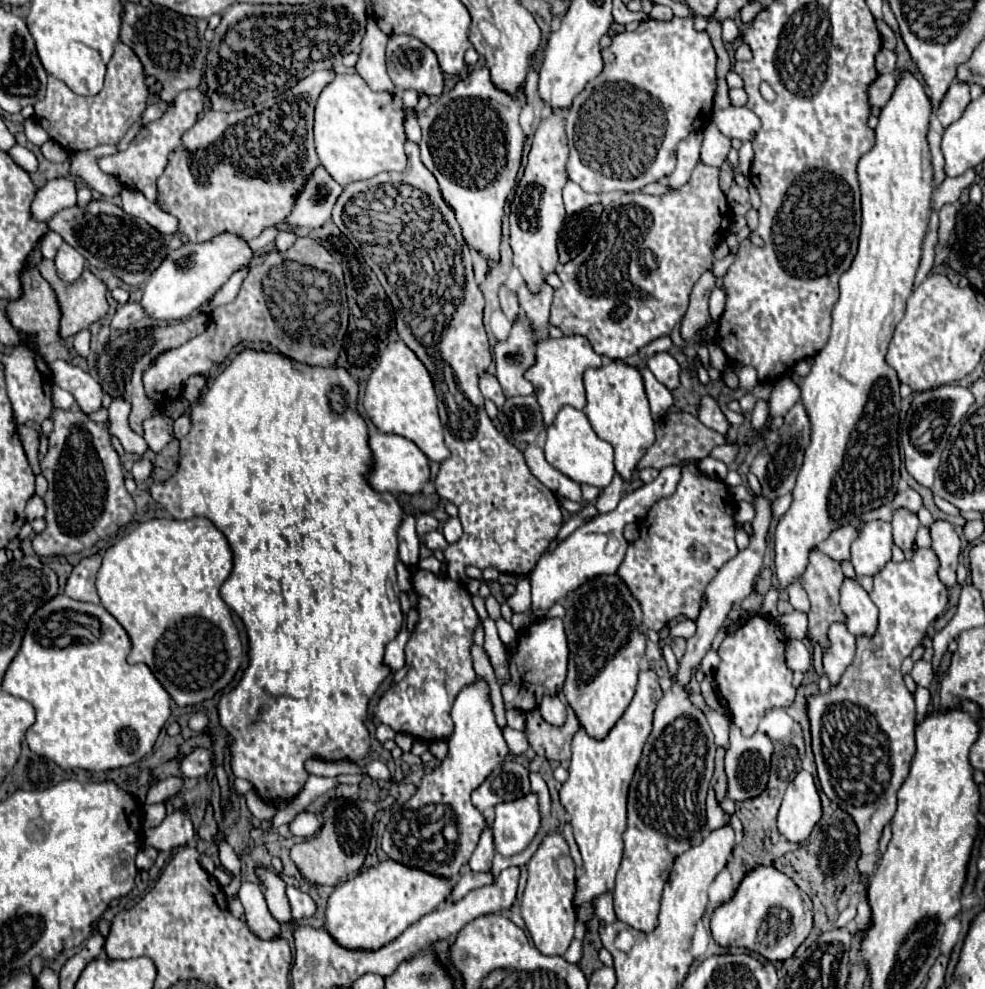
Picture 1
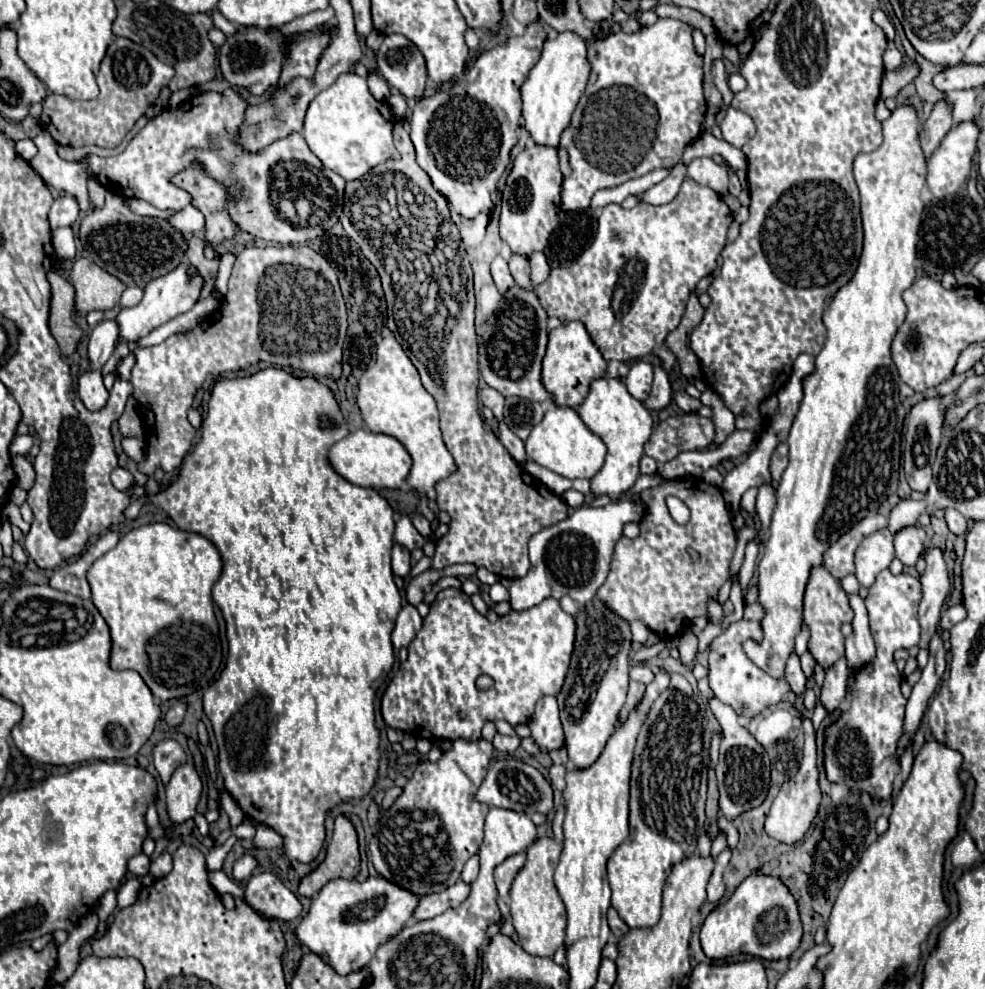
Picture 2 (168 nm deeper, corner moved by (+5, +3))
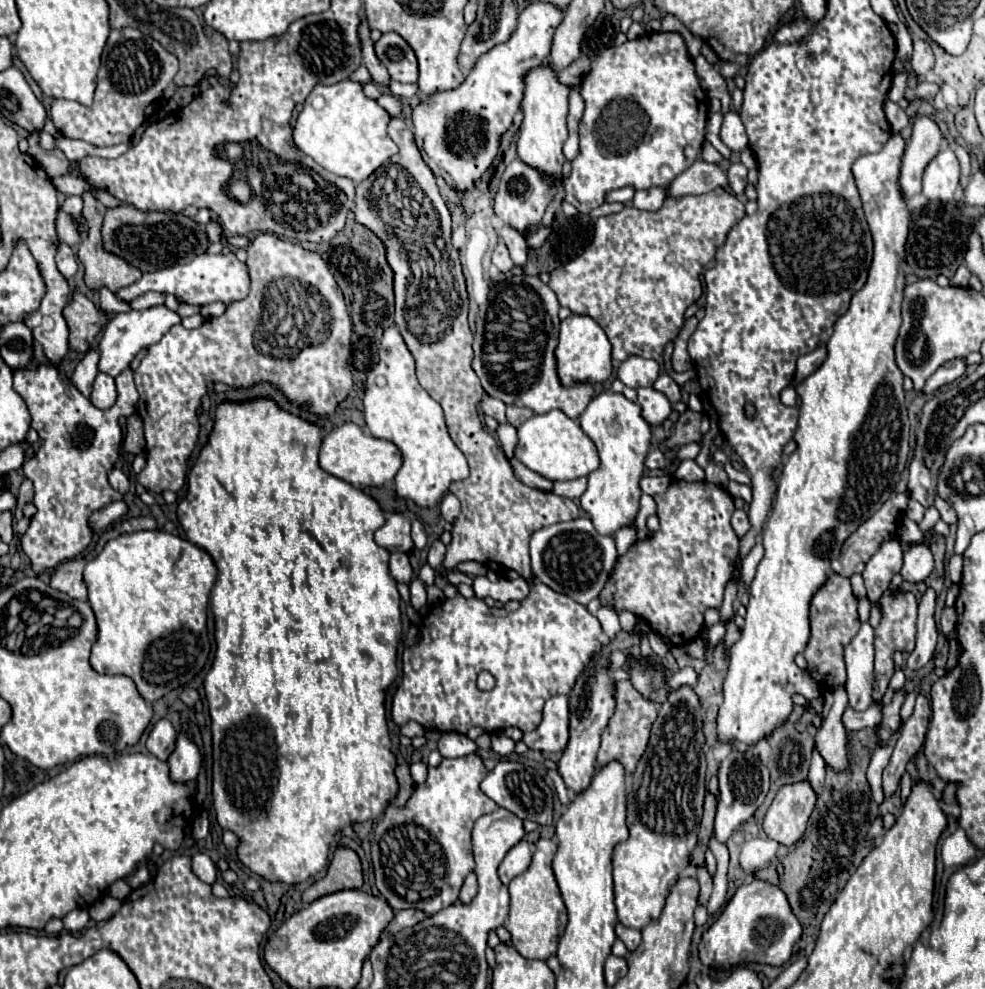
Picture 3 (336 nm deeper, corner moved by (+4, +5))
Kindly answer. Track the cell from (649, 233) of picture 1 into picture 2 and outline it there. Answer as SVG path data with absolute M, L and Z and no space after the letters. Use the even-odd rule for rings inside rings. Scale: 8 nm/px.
M684 180L678 196L662 206L638 202L634 208L624 210L620 204L608 204L598 218L598 232L592 244L570 266L554 268L548 280L536 288L536 294L548 316L558 316L564 324L572 320L586 324L606 360L628 362L644 358L680 324L696 284L716 268L732 220L732 212L722 196L692 180Z

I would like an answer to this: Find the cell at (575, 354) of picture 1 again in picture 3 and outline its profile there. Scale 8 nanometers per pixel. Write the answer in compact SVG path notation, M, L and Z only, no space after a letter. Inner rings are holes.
M569 316L561 322L559 332L559 344L555 348L555 360L557 360L557 374L563 386L575 386L575 384L597 384L611 376L611 344L603 332L603 328L591 318L591 316Z

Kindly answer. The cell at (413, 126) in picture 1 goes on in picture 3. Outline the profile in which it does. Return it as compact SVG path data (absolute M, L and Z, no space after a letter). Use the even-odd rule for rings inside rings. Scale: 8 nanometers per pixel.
M387 32L375 42L377 58L383 62L383 66L389 70L391 80L413 84L417 82L417 56L413 48L395 32Z

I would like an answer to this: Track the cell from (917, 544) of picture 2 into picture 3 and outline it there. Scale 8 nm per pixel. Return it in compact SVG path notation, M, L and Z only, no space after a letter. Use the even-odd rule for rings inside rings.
M923 542L911 544L903 556L901 576L909 582L919 582L919 580L925 580L933 572L933 566L935 566L933 554L925 544Z

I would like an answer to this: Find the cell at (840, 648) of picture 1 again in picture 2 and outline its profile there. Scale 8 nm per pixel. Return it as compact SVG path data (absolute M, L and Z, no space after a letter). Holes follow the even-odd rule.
M838 660L828 672L826 672L826 680L822 686L822 694L820 694L820 702L826 708L828 714L836 714L840 712L840 704L846 698L846 678L848 678L848 668L846 668L846 660Z

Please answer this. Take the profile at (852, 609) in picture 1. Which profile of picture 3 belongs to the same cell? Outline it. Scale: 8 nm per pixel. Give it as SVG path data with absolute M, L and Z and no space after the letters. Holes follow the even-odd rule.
M861 624L861 630L845 646L845 690L849 694L849 706L855 710L867 710L873 704L873 656L873 628Z

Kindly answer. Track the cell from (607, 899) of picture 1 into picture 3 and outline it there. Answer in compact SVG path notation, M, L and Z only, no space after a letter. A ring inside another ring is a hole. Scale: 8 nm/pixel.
M617 922L617 924L615 924L615 932L617 932L617 938L627 946L629 952L633 952L633 950L641 944L641 932L639 932L639 930L627 928L627 926L623 926L621 922Z

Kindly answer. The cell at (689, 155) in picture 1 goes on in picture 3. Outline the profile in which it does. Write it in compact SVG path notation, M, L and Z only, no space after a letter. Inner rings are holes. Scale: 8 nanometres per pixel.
M655 186L649 190L637 190L635 198L633 198L633 206L637 206L639 210L659 210L665 202L665 198L669 196L669 186Z

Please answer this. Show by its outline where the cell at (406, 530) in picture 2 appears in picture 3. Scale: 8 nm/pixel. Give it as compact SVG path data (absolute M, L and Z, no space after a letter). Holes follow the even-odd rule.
M389 514L387 522L375 532L375 542L389 552L409 552L413 548L409 520L401 514Z

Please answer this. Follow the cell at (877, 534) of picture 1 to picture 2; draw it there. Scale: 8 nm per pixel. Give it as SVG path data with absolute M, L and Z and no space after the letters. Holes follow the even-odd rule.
M878 530L862 540L856 550L856 578L864 588L870 588L876 576L890 566L894 560L892 534L888 530Z

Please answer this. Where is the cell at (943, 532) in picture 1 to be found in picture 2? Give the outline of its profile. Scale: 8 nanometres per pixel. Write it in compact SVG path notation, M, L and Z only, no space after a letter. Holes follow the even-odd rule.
M930 548L926 554L926 572L920 578L922 600L920 600L920 626L922 638L918 648L928 648L936 628L940 624L940 610L950 592L950 580L946 572L944 554L938 548Z

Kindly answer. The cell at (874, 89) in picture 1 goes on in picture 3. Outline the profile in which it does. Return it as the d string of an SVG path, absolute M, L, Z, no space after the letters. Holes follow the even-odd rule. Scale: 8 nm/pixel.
M915 38L915 52L913 52L913 60L911 60L911 68L915 72L915 76L925 76L933 64L935 64L935 58L933 58L933 52L931 52L931 46L927 42L921 42Z

